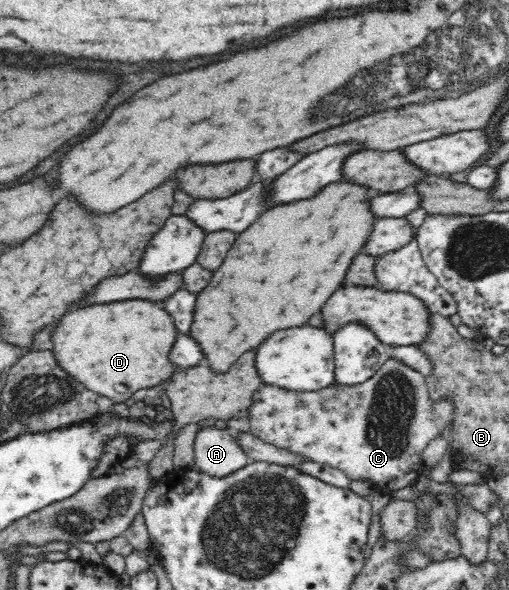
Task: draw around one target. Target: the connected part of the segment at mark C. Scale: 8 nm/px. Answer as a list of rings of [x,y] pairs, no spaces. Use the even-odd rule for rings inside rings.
[[[389,357],[382,364],[382,367],[376,371],[374,377],[362,383],[362,385],[356,385],[356,387],[336,387],[333,385],[316,393],[292,393],[284,389],[263,385],[260,391],[254,395],[254,405],[250,407],[249,419],[247,422],[251,425],[249,427],[250,431],[264,442],[274,445],[279,449],[286,449],[294,453],[295,456],[302,456],[302,459],[326,464],[330,467],[339,469],[346,474],[346,477],[348,477],[350,481],[367,481],[377,486],[379,491],[390,494],[393,491],[398,491],[399,489],[404,489],[404,487],[408,485],[414,484],[415,479],[422,474],[421,471],[424,469],[422,455],[425,448],[430,444],[430,441],[433,441],[437,435],[440,435],[442,431],[446,429],[448,423],[452,423],[453,421],[452,417],[448,415],[448,407],[446,407],[446,405],[436,405],[436,402],[430,400],[427,385],[428,380],[423,377],[422,374],[416,372],[416,370],[412,368],[408,368],[408,366],[404,365],[402,362]]]

